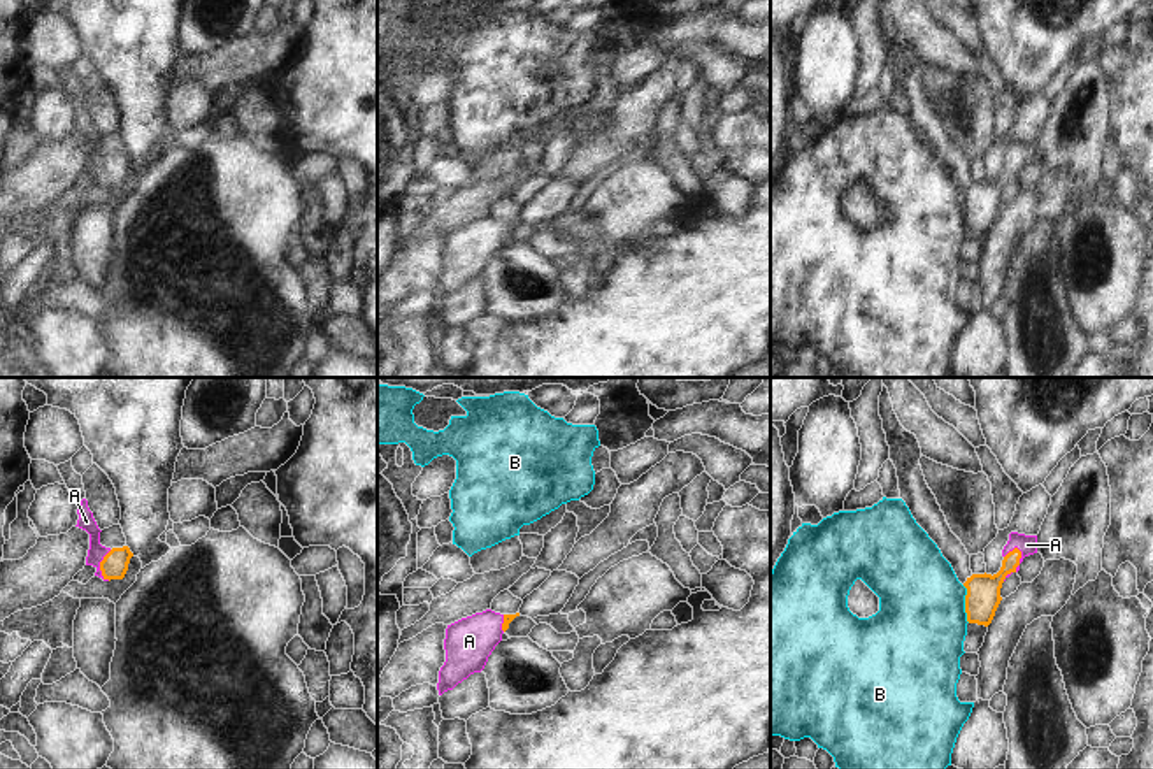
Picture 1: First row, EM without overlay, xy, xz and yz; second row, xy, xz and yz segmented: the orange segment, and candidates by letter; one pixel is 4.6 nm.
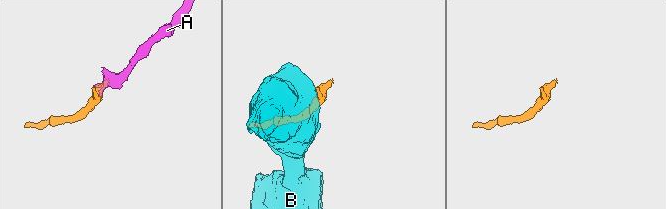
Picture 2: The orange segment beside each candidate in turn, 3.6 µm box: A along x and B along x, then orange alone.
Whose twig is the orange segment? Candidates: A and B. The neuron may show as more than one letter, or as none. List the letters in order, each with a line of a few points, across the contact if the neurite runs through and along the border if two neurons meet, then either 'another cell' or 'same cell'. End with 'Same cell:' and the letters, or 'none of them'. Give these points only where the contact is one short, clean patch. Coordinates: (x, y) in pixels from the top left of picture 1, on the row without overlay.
A: line yz (983, 197), (1020, 164), (1027, 151); same cell
B: another cell
Same cell: A

